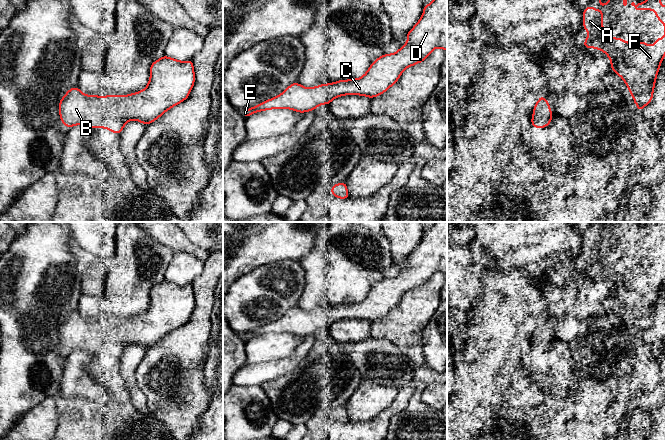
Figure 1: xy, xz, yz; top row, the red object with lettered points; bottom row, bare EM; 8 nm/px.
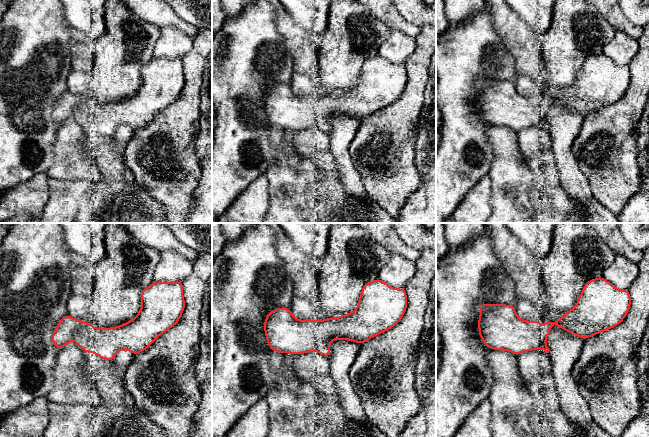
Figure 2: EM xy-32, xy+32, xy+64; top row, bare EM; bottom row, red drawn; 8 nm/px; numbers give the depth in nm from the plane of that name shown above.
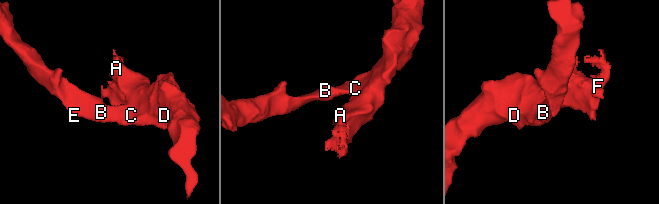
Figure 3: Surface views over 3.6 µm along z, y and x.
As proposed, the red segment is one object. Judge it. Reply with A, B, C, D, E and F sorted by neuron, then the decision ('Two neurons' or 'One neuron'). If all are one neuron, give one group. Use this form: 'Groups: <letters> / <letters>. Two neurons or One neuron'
Groups: A B C D E F. One neuron

